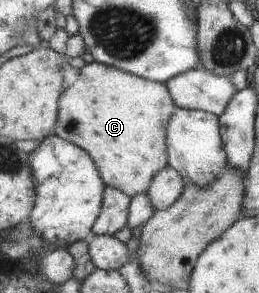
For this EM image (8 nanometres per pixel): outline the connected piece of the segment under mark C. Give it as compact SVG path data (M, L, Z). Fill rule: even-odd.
M87 63L78 79L59 99L58 125L53 134L83 147L98 166L107 187L116 188L131 198L144 195L154 178L169 166L168 125L178 106L166 83L141 78L103 63Z

